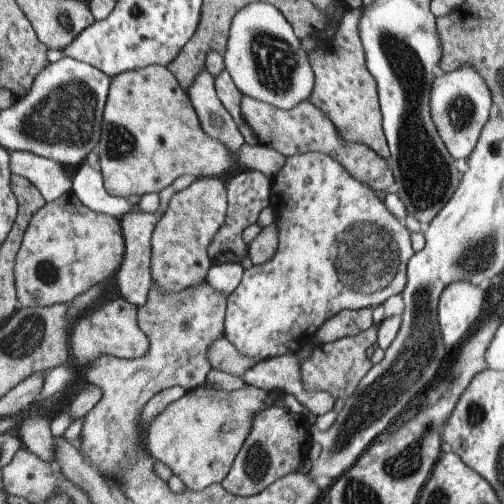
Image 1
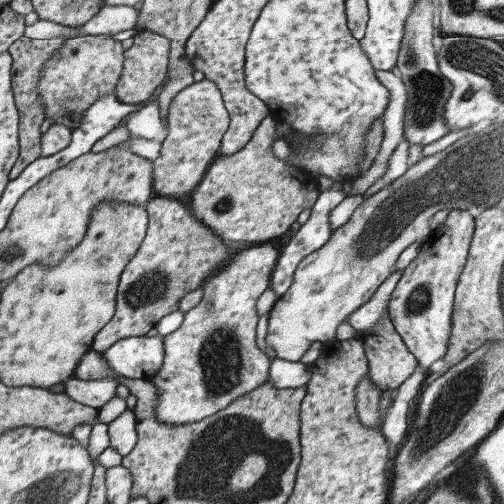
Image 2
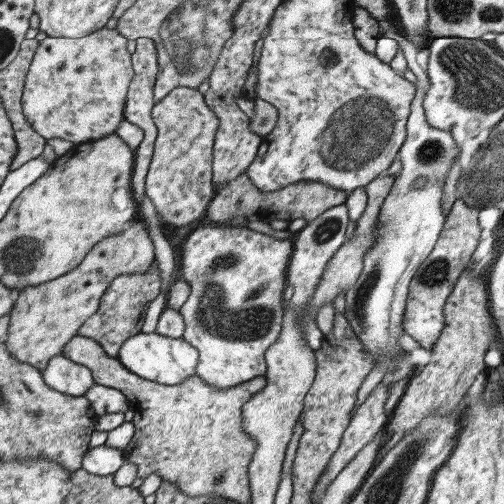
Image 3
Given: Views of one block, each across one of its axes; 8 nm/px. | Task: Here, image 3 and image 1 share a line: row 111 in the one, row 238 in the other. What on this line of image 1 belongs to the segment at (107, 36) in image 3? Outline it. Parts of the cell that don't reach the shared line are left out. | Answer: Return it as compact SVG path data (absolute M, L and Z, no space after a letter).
M73 192L43 204L27 222L13 264L15 292L21 308L71 304L91 288L115 276L125 254L121 220L93 212Z

